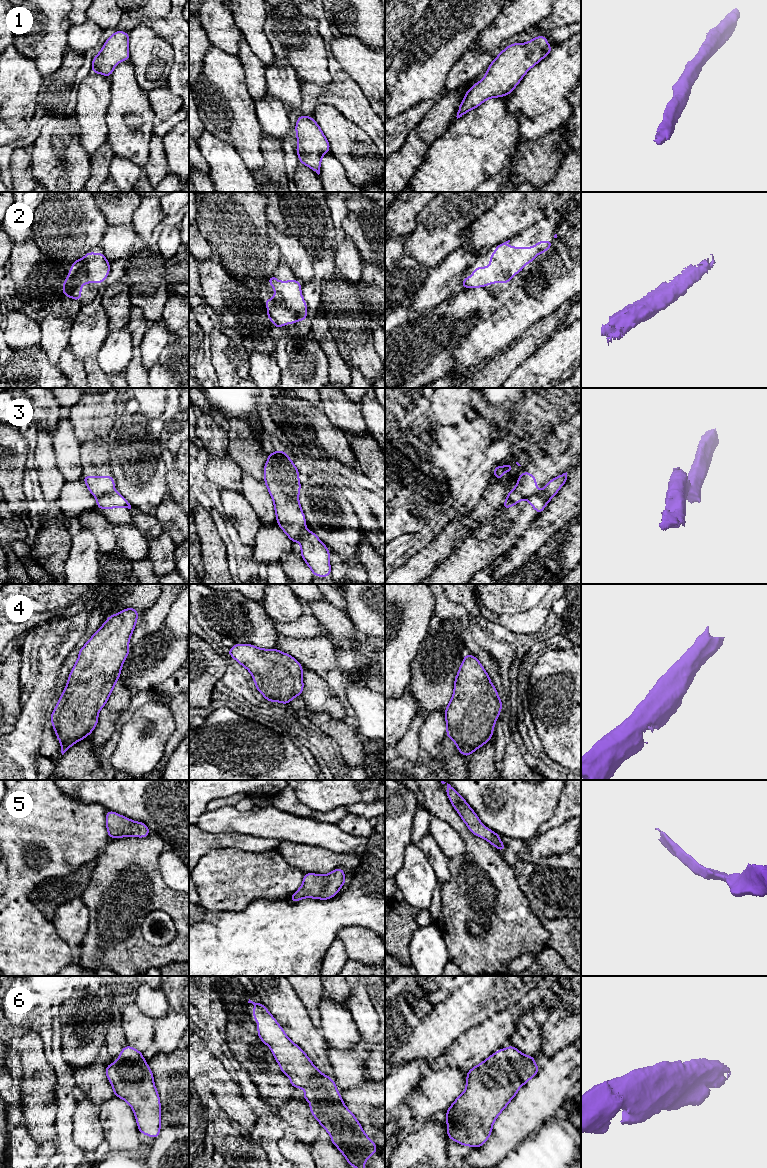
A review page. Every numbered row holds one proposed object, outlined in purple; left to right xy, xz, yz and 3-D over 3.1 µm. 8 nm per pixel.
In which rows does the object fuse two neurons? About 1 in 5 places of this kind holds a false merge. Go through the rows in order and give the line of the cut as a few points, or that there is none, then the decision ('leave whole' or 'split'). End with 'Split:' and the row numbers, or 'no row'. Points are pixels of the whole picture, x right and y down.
1: no cut; leave whole
2: no cut; leave whole
3: cut in xy along (112, 490), (97, 500); split
4: no cut; leave whole
5: no cut; leave whole
6: no cut; leave whole
Split: 3

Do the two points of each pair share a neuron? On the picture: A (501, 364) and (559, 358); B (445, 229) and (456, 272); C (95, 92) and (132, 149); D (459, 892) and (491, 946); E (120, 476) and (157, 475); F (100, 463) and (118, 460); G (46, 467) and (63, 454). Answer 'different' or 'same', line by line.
A: different
B: different
C: different
D: same
E: same
F: different
G: different

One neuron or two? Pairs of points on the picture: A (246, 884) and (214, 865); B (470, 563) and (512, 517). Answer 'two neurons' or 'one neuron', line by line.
A: one neuron
B: one neuron

